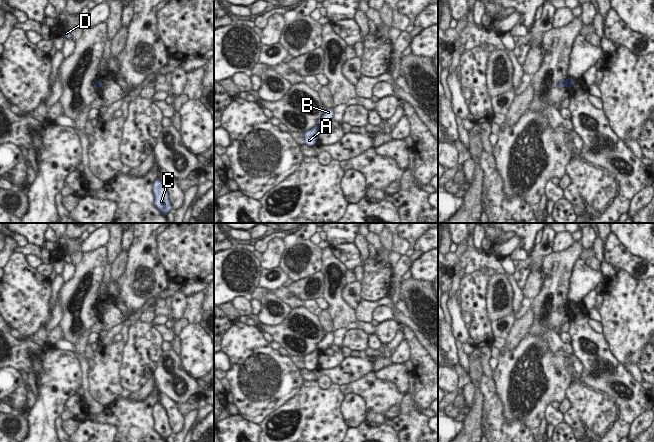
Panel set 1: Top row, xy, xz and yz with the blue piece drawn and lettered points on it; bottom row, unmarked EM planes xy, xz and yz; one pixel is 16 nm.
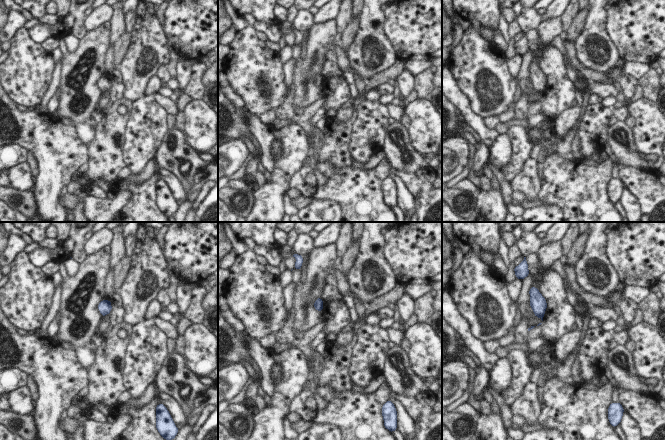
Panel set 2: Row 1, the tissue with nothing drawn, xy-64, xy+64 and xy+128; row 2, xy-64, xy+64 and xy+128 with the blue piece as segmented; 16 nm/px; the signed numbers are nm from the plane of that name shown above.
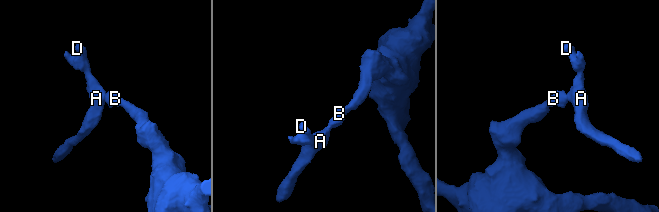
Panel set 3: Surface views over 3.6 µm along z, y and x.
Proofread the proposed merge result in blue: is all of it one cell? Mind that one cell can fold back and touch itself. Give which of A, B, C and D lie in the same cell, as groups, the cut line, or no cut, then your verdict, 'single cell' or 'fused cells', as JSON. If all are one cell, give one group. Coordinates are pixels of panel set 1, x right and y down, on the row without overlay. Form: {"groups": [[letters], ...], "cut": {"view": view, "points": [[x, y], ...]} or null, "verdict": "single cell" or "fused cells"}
{"groups": [["A", "D"], ["B", "C"]], "cut": {"view": "xz", "points": [[317, 348], [320, 350]]}, "verdict": "fused cells"}

